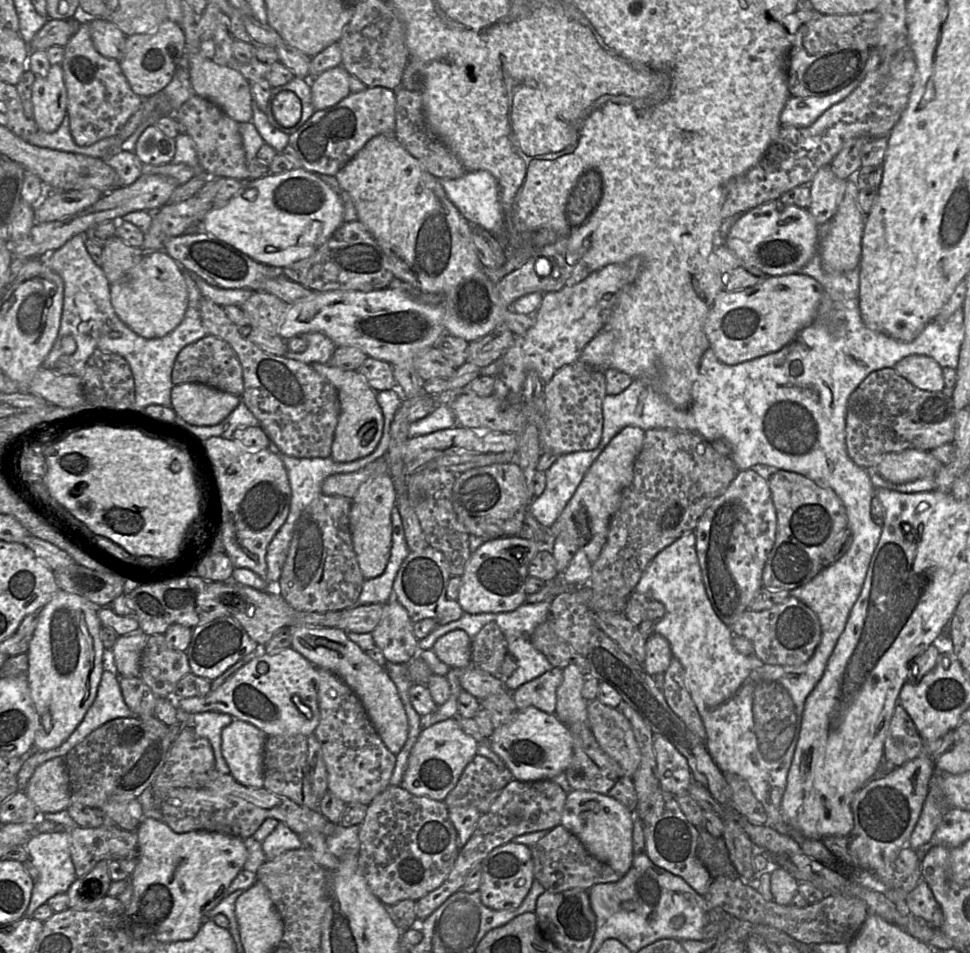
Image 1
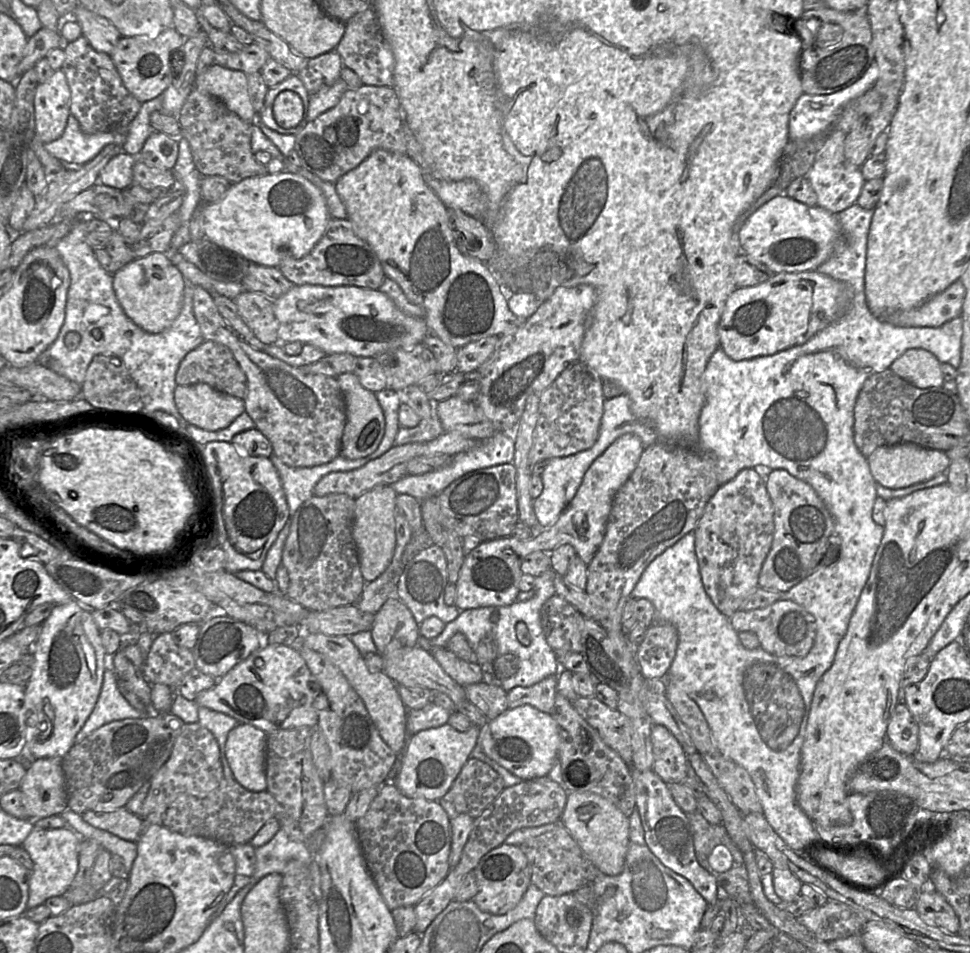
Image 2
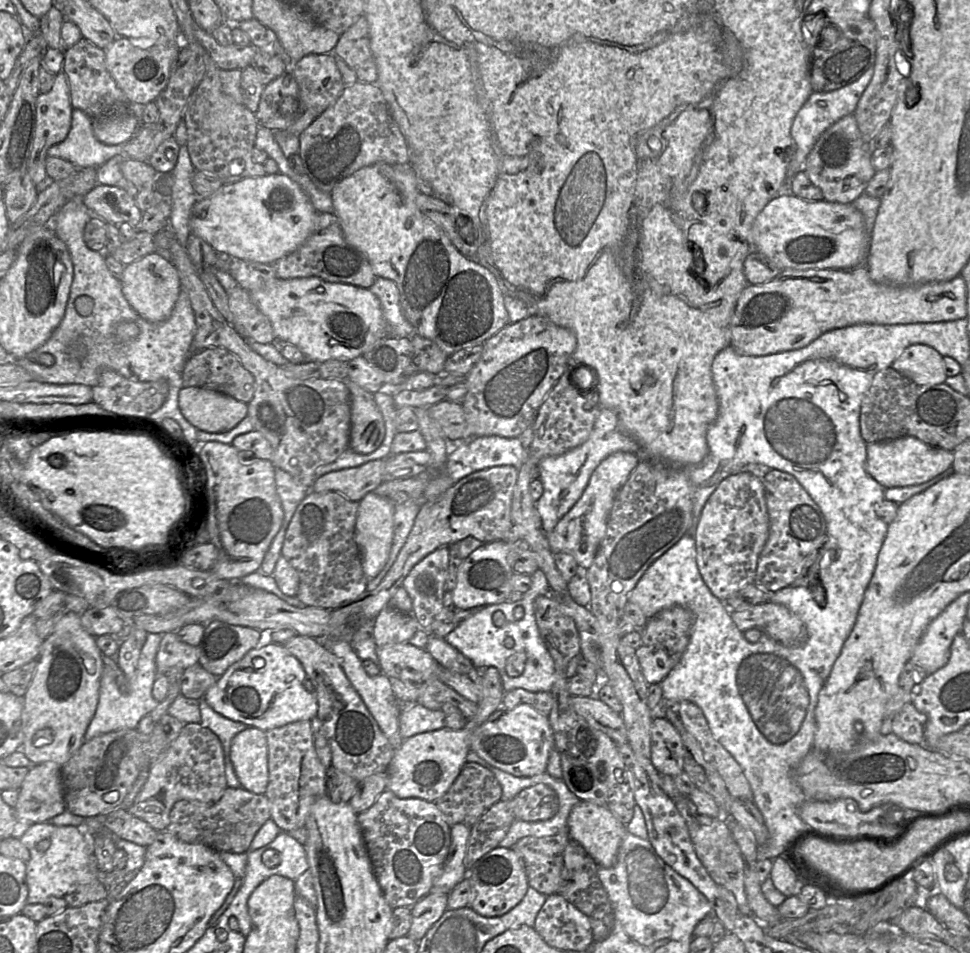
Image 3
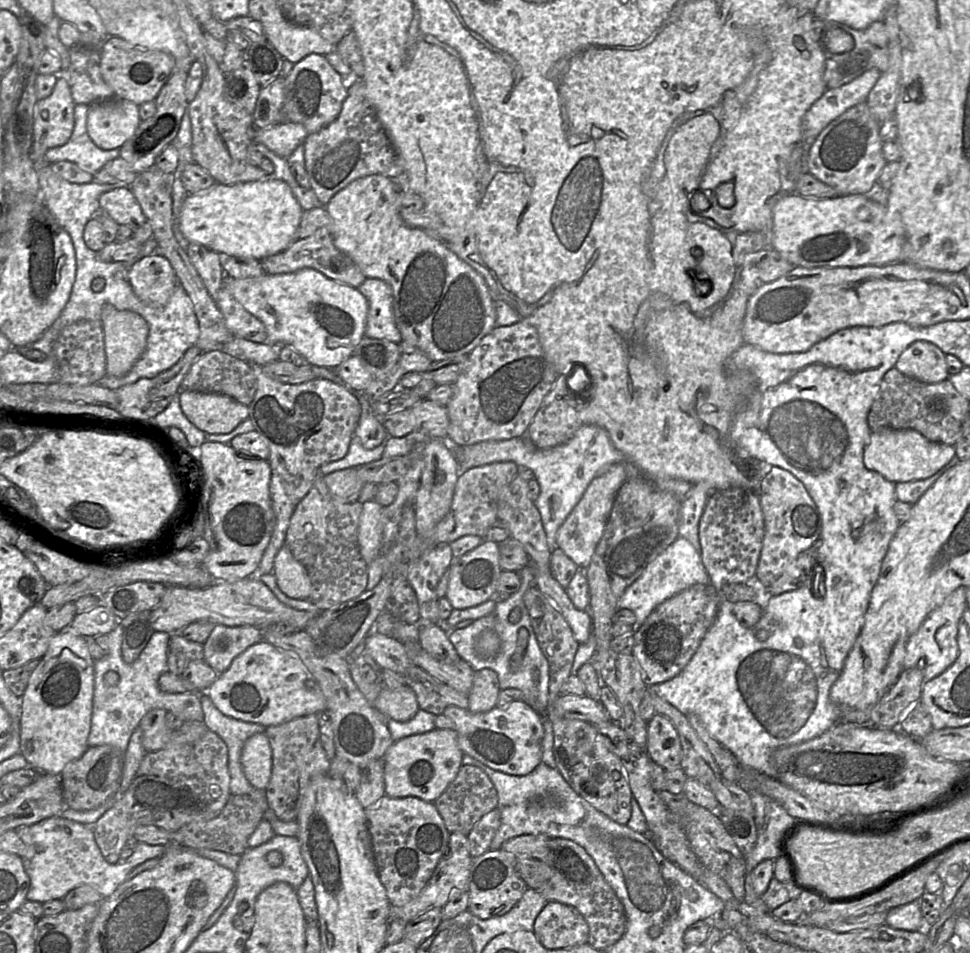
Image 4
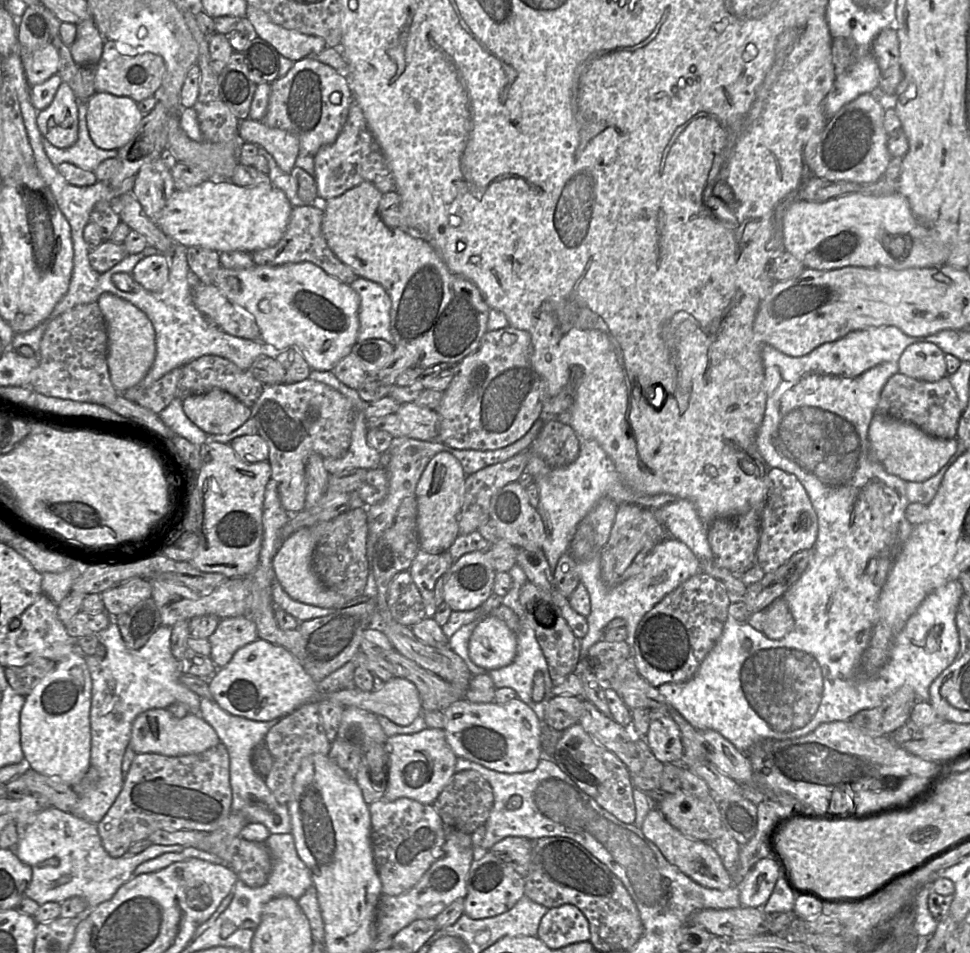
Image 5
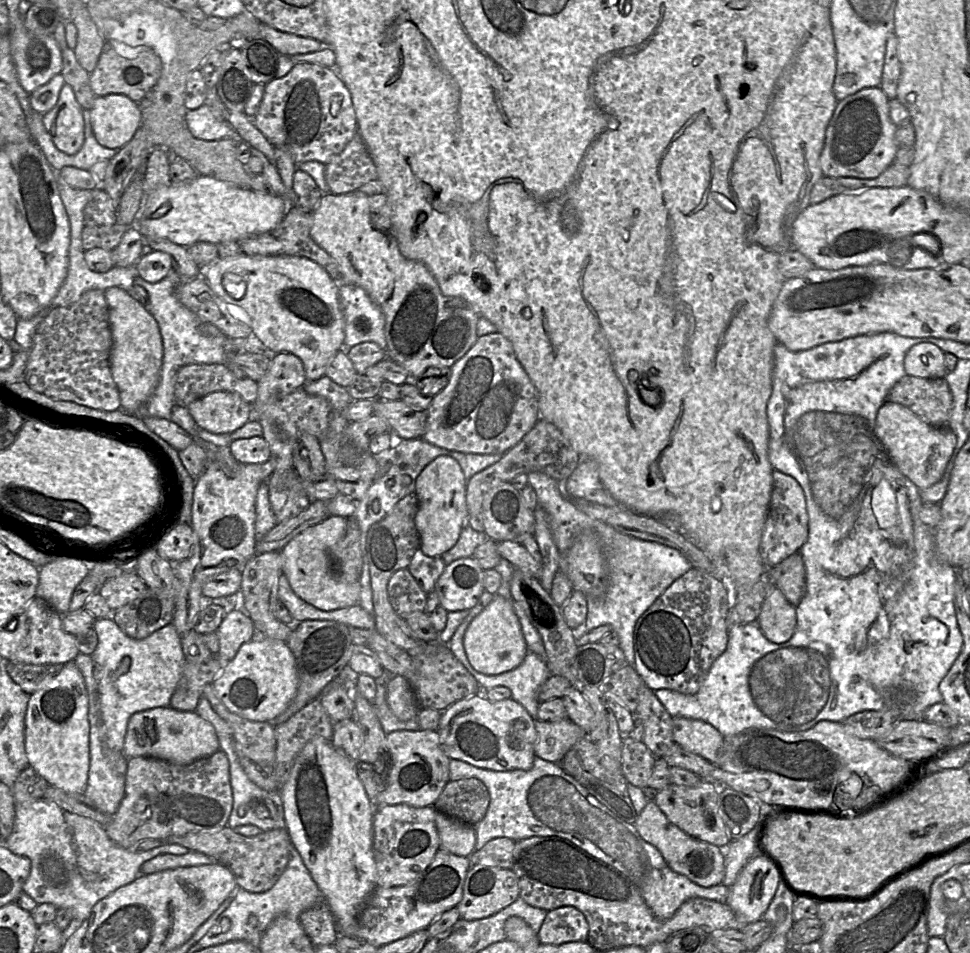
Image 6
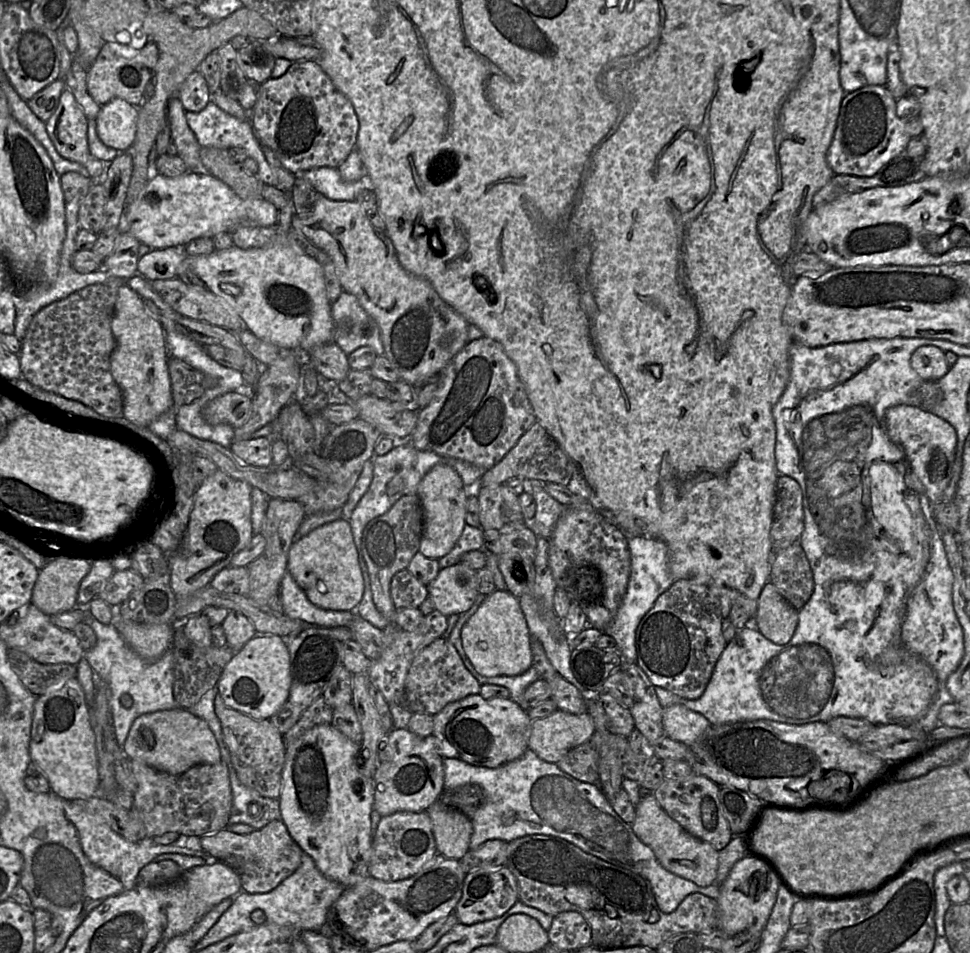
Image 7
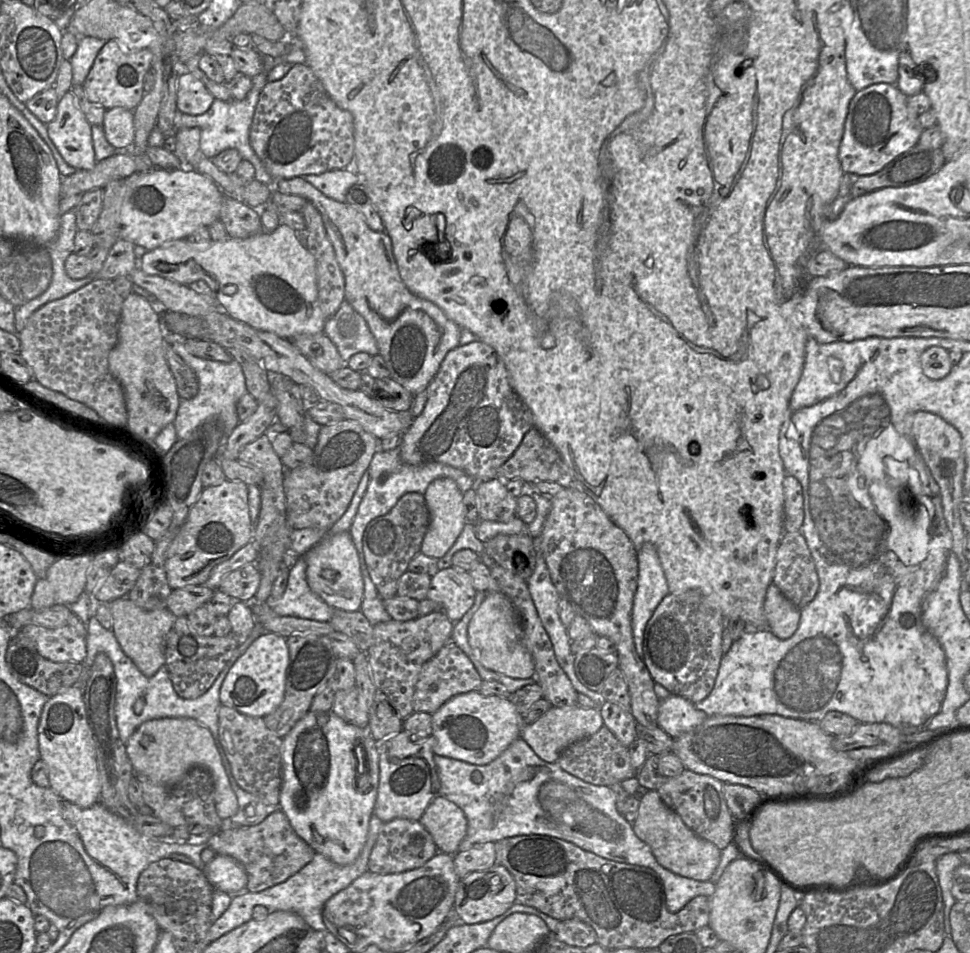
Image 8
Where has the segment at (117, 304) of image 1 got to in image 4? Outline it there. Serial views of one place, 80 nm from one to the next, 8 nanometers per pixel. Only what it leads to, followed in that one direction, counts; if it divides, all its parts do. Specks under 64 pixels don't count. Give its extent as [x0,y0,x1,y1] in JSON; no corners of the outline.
[128,255,178,305]

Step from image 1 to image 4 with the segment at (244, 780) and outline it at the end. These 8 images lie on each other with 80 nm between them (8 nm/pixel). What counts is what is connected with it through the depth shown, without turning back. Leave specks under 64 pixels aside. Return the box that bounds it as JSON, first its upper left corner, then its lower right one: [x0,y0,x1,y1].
[241,732,272,790]

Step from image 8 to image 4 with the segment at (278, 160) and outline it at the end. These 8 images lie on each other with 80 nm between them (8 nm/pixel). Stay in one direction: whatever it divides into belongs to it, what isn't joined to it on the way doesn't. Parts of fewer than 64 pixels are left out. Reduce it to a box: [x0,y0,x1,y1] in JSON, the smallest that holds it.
[280,53,350,135]

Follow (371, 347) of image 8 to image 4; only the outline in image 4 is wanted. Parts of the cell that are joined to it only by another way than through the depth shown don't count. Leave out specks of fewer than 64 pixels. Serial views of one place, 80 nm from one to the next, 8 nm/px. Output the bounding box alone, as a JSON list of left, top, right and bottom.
[357,278,402,343]

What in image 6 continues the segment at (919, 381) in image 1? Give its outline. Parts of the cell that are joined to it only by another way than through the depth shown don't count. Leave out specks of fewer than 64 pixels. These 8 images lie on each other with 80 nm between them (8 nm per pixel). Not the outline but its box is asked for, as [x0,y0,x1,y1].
[904,343,947,378]

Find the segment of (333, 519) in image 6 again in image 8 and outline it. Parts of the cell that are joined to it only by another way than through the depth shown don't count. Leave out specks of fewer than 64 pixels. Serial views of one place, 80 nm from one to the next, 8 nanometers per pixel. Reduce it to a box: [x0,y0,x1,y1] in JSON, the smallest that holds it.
[303,531,364,611]

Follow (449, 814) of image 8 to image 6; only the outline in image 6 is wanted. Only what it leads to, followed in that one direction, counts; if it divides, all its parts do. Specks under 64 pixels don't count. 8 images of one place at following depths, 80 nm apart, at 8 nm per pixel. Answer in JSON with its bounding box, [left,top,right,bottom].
[435,810,476,857]

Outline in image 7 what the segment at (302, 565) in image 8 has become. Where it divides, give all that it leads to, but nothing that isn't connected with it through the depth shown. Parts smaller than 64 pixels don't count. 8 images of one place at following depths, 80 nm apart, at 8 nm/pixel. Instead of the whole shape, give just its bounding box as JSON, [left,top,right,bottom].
[280,573,355,627]

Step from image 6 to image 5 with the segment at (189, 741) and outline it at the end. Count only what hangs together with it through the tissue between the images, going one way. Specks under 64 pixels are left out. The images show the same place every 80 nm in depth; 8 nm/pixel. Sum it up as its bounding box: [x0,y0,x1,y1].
[128,708,221,756]

